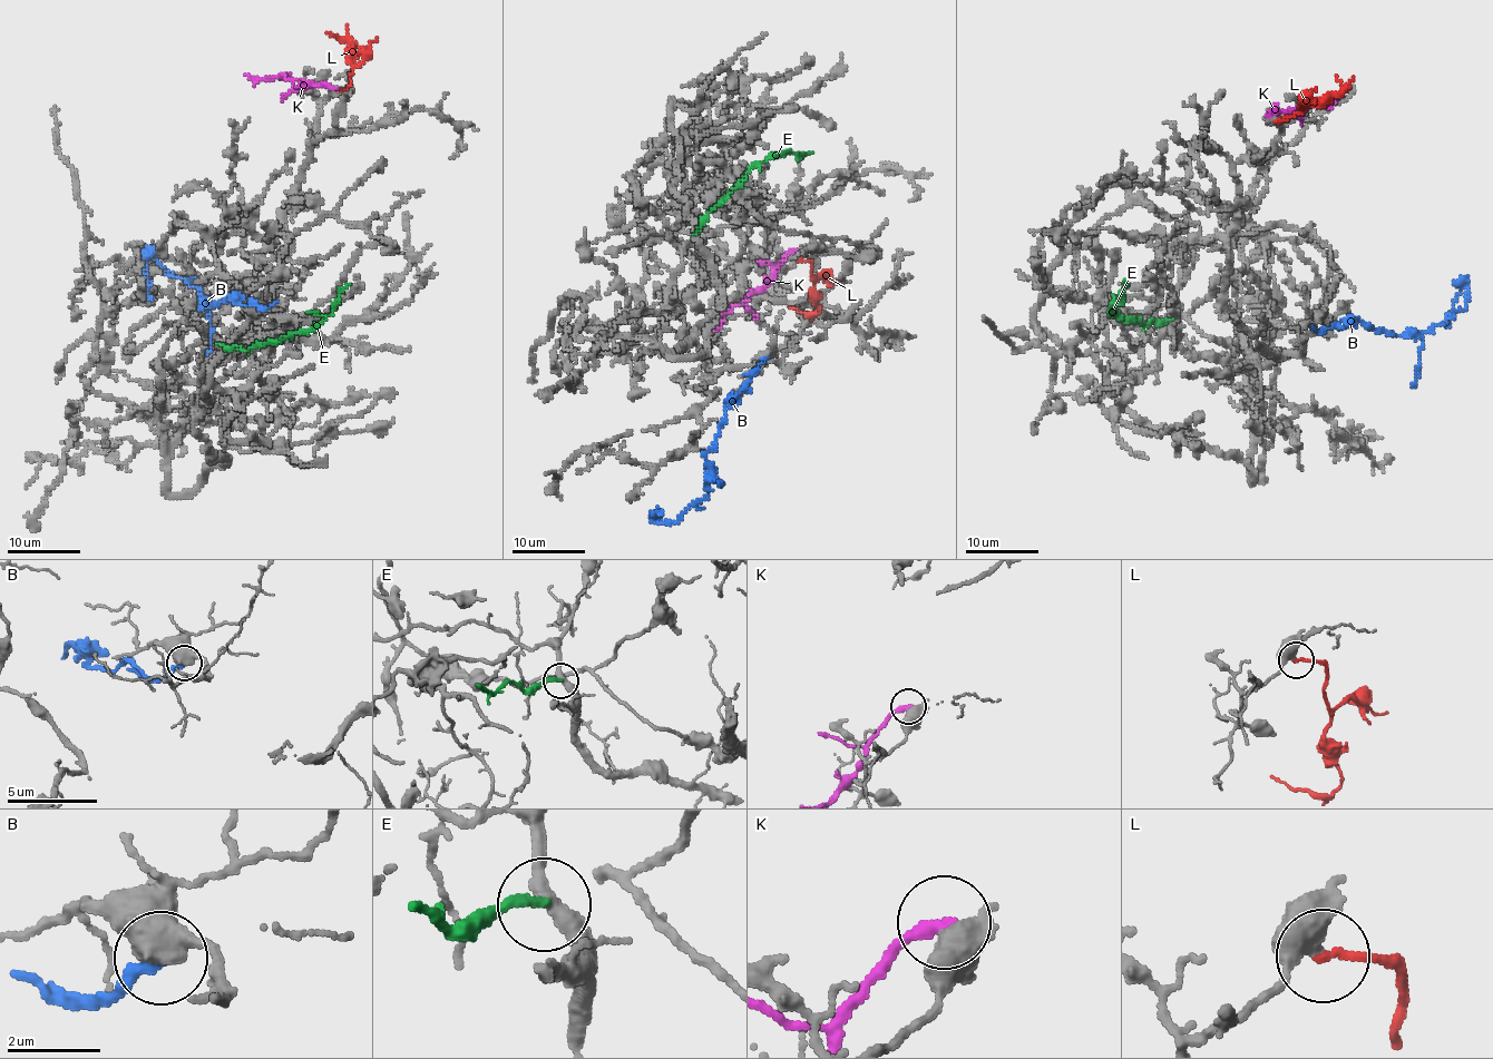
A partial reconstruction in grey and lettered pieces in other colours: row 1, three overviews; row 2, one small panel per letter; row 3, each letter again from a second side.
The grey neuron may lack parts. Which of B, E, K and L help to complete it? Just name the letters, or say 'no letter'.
no letter

